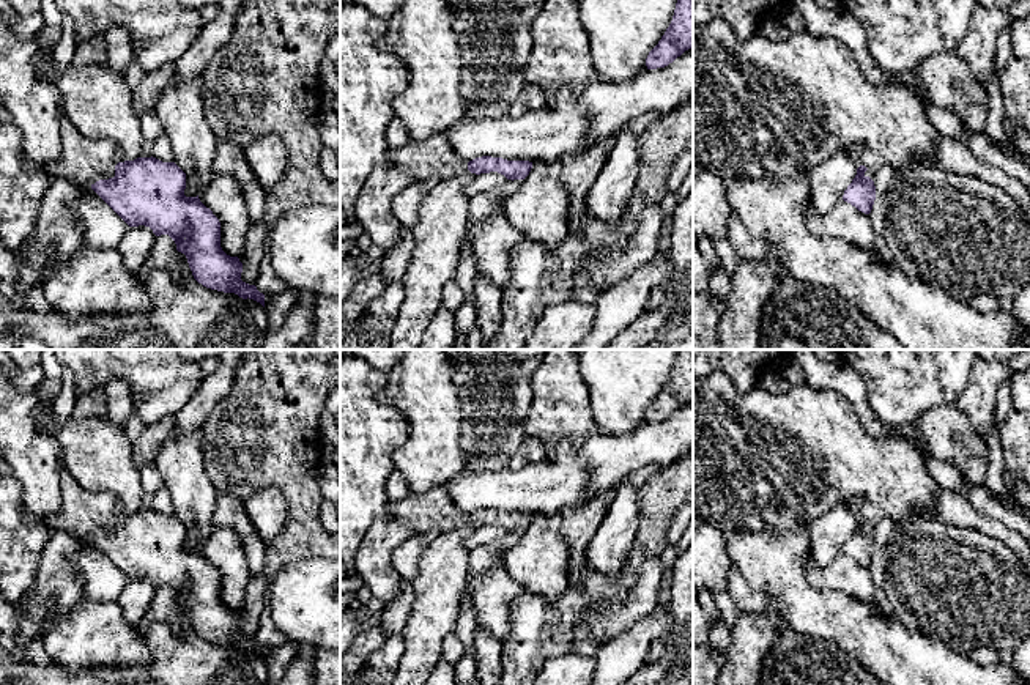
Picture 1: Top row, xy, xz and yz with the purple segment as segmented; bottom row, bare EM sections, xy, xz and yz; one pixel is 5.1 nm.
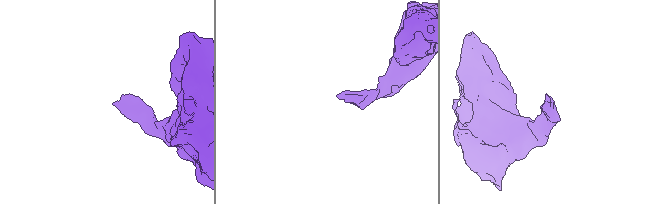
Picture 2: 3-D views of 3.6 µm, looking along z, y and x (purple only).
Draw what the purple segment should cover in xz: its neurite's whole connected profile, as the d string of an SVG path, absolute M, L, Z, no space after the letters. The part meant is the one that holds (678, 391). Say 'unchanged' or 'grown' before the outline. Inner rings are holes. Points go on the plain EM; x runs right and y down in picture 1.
unchanged | M677 350L672 373L649 405L646 419L647 422L665 420L688 402L693 402L693 350Z

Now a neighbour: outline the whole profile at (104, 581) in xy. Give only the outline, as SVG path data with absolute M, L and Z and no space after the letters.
M85 540L74 557L85 579L85 595L98 602L117 602L129 578L91 542Z

